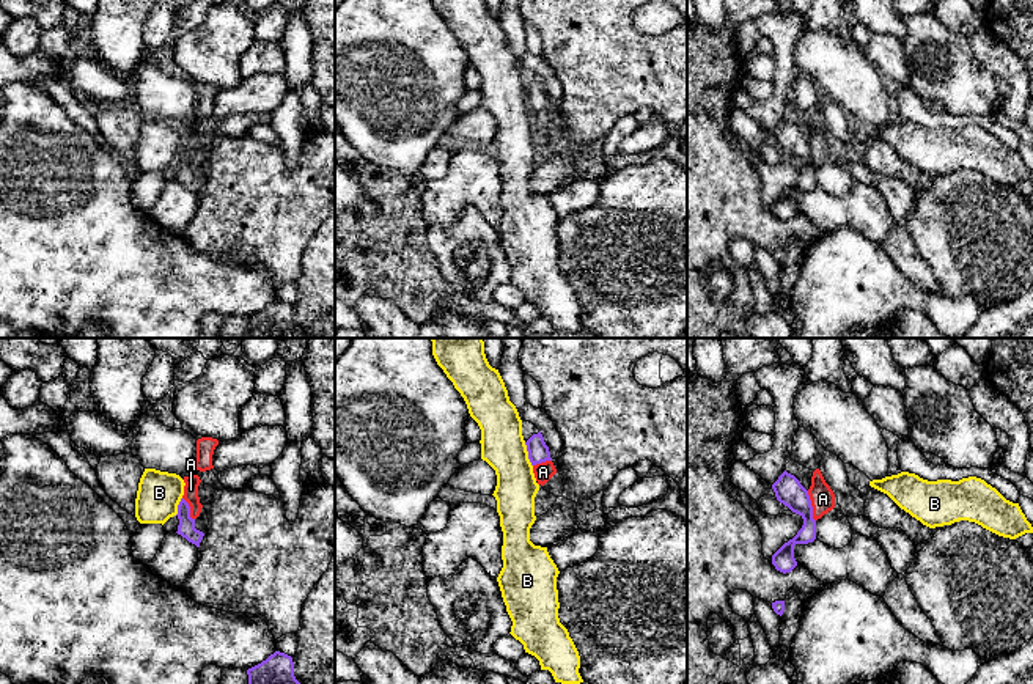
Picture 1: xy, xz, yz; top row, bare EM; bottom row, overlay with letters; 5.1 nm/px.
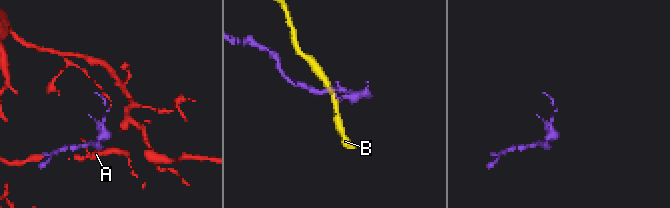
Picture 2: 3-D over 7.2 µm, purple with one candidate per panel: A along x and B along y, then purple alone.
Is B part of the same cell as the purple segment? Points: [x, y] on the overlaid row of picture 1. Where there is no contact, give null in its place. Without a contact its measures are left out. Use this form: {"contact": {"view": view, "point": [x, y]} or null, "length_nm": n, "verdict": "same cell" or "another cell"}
{"contact": {"view": "xz", "point": [529, 455]}, "length_nm": 130, "verdict": "another cell"}

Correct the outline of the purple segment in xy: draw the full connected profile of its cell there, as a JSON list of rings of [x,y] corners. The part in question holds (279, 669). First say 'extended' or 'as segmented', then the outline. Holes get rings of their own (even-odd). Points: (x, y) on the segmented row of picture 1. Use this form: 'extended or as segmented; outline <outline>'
as segmented; outline [[[280,651],[248,668],[247,675],[248,684],[300,684],[294,676],[292,657]]]

